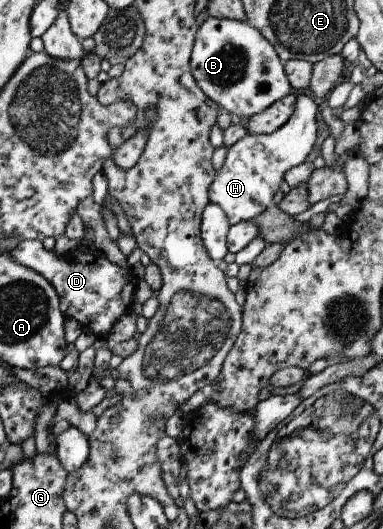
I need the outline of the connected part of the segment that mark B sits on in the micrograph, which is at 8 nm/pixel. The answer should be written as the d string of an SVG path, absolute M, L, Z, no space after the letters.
M212 16L204 19L194 33L189 64L190 73L192 73L198 89L212 103L216 103L220 112L233 113L240 118L252 117L255 113L260 113L266 107L270 107L270 104L277 99L282 99L290 93L290 84L283 70L283 62L277 56L272 45L247 21L216 19Z

